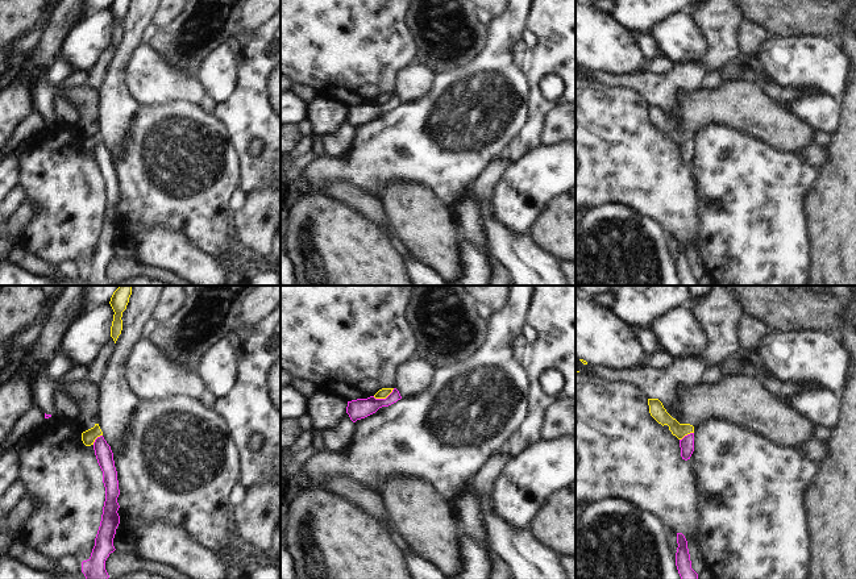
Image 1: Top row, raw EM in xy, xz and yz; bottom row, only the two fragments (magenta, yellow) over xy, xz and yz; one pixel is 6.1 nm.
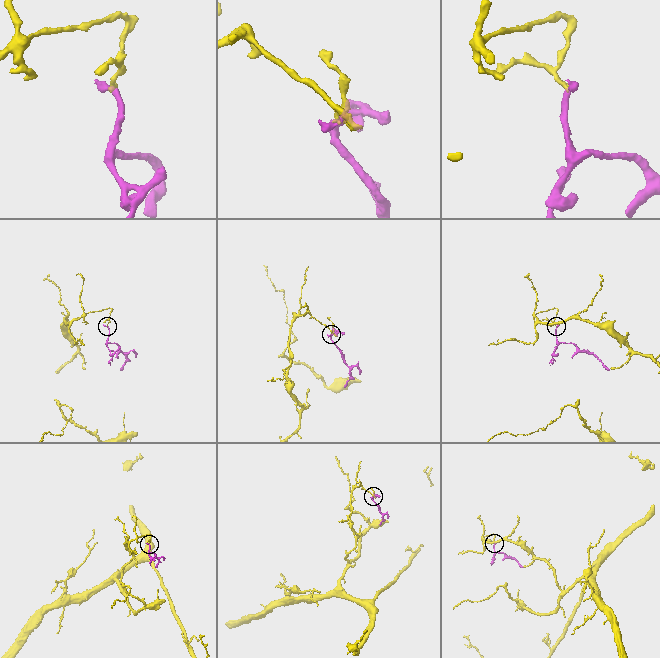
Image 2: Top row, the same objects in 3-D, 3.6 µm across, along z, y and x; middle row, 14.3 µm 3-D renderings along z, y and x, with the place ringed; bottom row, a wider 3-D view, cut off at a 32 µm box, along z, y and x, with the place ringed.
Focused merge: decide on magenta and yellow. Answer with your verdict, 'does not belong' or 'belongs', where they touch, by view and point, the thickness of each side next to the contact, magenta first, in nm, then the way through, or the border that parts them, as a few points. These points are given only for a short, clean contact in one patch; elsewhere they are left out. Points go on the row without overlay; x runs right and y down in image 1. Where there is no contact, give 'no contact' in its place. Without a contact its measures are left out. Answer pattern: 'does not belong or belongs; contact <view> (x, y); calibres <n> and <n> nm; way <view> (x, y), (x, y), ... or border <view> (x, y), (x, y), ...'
does not belong; contact xz (383, 104); calibres 120 and 60 nm; border xz (394, 94), (385, 103), (373, 101)

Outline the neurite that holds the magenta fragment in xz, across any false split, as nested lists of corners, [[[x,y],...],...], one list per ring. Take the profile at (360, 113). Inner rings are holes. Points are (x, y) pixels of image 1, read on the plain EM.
[[[394,93],[386,104],[375,104],[374,101],[370,101],[367,104],[348,107],[346,118],[349,120],[350,125],[356,128],[357,125],[365,124],[375,118],[379,113],[388,112],[400,104],[402,101],[399,96]]]

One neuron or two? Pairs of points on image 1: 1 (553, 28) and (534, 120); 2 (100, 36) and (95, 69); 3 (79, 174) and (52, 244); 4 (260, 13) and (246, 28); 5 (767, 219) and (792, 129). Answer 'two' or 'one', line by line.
1: one
2: two
3: one
4: one
5: two

